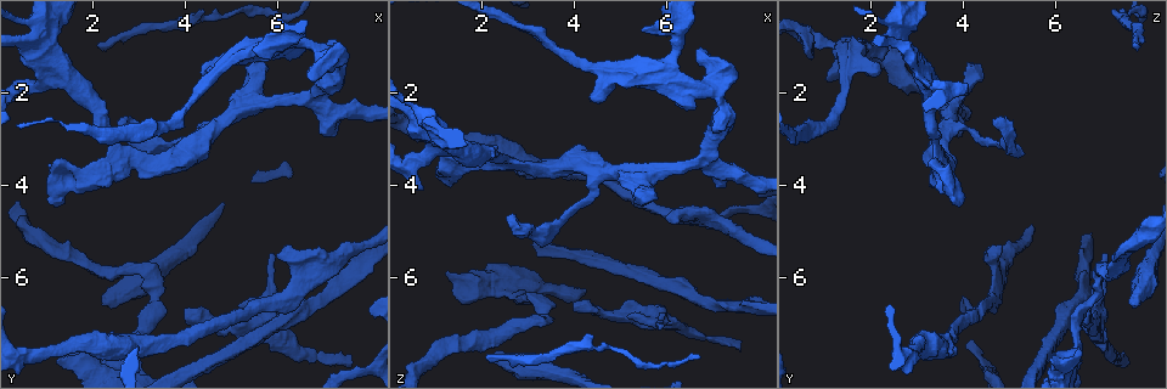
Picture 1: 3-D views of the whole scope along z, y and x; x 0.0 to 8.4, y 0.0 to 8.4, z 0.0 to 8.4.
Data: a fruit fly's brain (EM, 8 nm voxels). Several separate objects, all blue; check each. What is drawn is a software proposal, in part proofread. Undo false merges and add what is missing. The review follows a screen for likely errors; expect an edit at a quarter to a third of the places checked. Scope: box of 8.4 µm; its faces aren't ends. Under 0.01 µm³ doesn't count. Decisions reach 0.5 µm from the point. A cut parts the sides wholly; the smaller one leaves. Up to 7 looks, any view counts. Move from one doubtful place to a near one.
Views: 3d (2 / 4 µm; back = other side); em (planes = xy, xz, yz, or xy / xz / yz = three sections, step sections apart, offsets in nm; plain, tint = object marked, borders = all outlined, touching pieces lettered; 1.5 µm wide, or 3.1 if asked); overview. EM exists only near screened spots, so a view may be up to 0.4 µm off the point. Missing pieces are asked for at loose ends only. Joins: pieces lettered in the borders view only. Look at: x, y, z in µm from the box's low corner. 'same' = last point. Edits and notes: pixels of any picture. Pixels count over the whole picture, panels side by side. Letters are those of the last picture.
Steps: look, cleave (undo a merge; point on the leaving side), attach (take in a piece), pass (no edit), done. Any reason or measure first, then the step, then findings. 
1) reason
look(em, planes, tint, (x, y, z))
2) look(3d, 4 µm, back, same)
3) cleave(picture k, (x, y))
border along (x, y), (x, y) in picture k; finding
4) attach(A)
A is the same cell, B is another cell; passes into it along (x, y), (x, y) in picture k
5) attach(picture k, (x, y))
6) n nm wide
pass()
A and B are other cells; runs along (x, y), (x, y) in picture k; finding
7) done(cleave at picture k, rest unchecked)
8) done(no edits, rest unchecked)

an open end
look(em, planes, tint, (2.70, 2.60, 4.65))

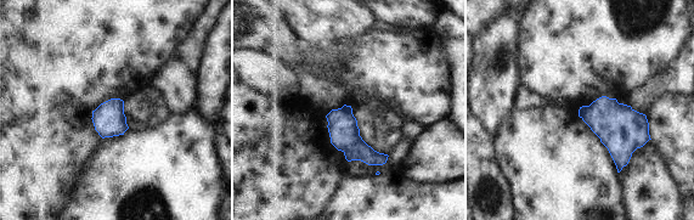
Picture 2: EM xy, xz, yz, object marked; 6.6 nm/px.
look(em, planes, borders, same)

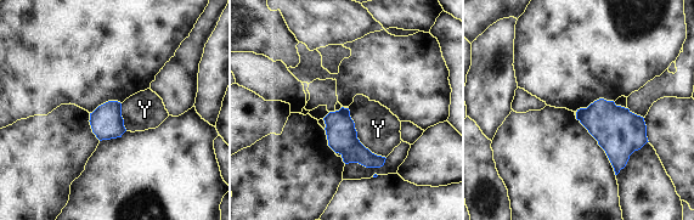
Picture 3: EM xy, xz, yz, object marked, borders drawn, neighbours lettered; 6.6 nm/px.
200 nm wide; Y touches over 420 nm
pass()
Y is another cell; no lettered piece goes on from it

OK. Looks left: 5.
thin end
look(3d, 4 µm, (2.10, 1.05, 7.85))

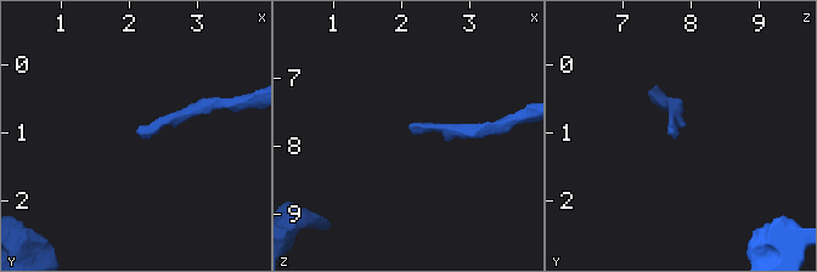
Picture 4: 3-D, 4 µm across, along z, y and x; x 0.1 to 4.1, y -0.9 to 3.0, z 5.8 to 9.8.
need the tissue
look(em, planes, plain, (2.15, 1.00, 7.80))

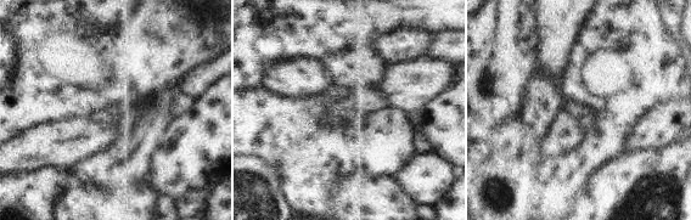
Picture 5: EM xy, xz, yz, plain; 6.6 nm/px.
look(em, planes, borders, same)

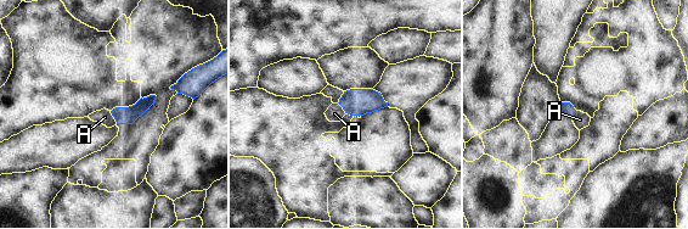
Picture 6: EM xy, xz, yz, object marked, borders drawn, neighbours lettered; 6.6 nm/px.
A touches over 100 nm
attach(A)
A is the same cell; passes into it along (129, 115), (113, 116), (105, 117) in picture 6; the cell continues

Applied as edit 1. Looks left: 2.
look(overview)

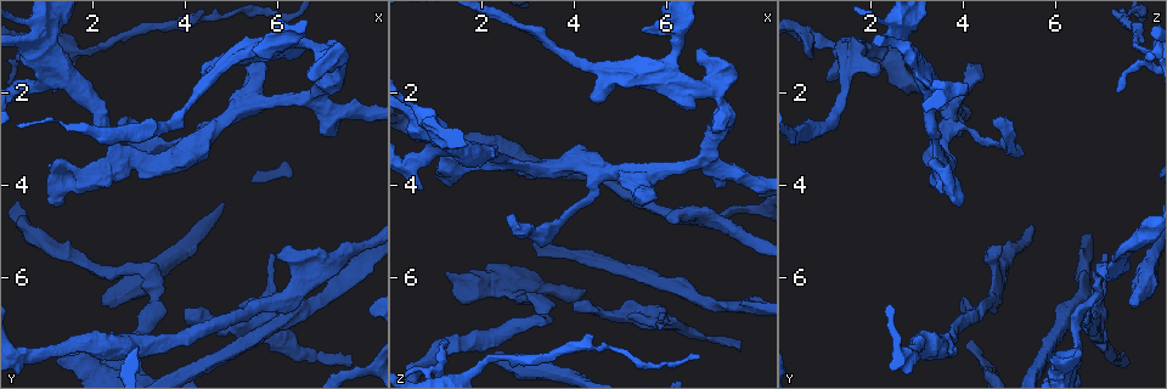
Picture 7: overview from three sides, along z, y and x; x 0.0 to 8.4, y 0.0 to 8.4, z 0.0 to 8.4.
branch stops here
look(em, planes, borders, (2.30, 6.60, 7.80))

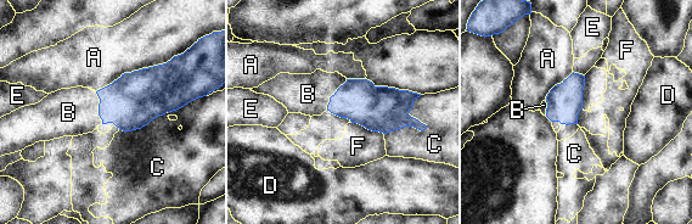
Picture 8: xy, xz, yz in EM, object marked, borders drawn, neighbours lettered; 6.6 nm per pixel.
240 nm wide
attach(B)
B is the same cell, A, C, D, E and F are other cells; passes into it along (130, 102), (99, 113), (68, 112) in picture 8; it goes on there

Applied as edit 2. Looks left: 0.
done(attach at picture 6, attach at picture 8, rest unchecked)

